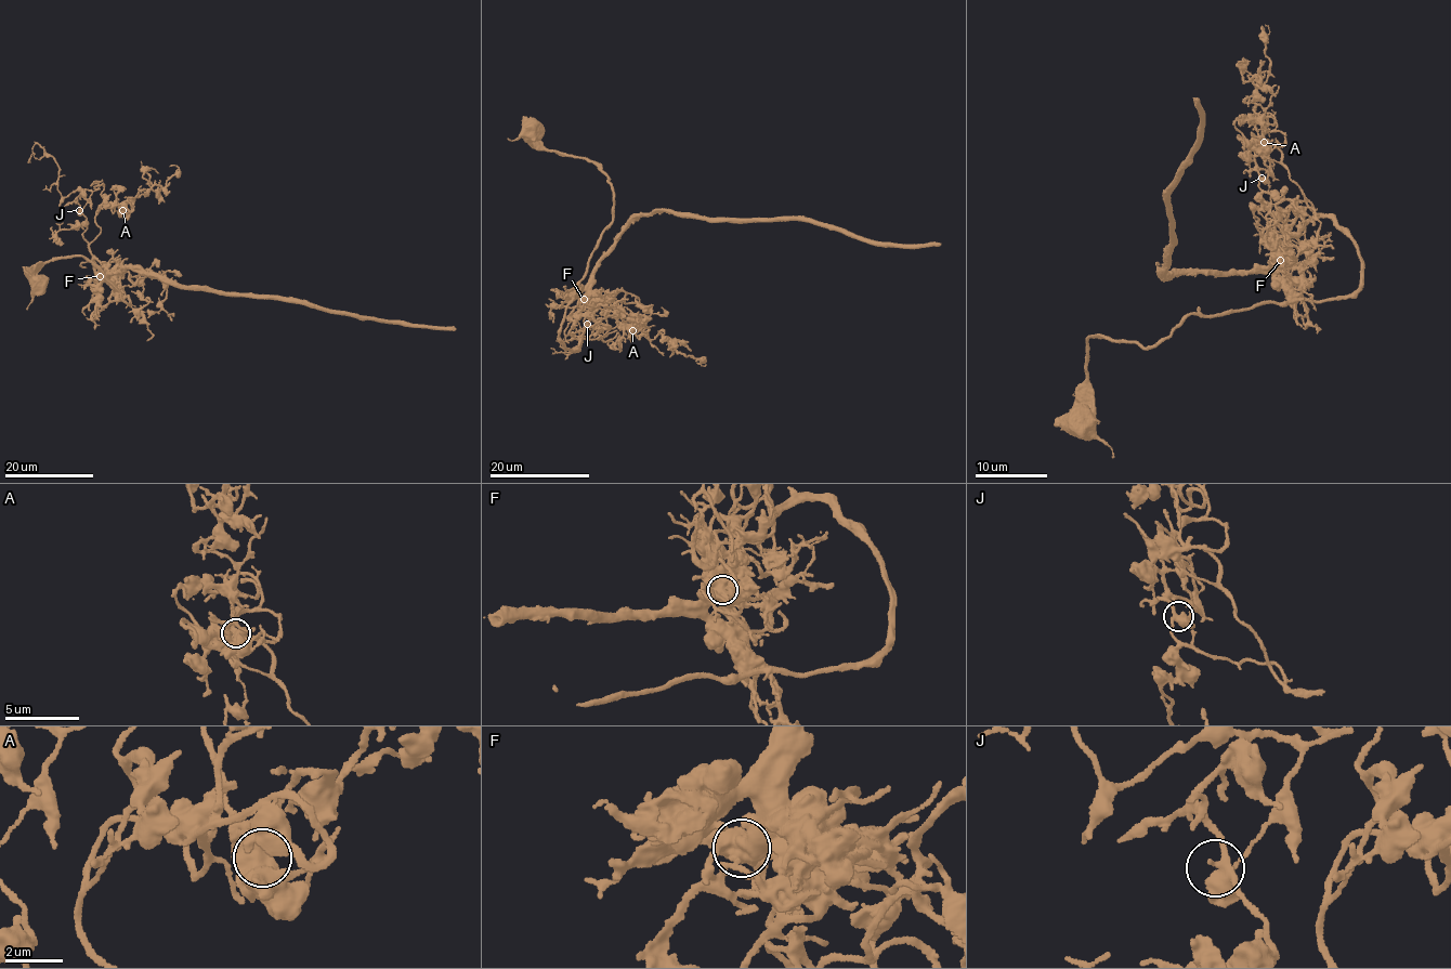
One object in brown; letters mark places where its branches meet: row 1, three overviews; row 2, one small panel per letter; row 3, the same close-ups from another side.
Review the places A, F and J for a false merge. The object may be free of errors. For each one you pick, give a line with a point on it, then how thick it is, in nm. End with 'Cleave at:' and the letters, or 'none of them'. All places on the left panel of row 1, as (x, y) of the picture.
F: (100, 276) | 650 nm
Cleave at: F

